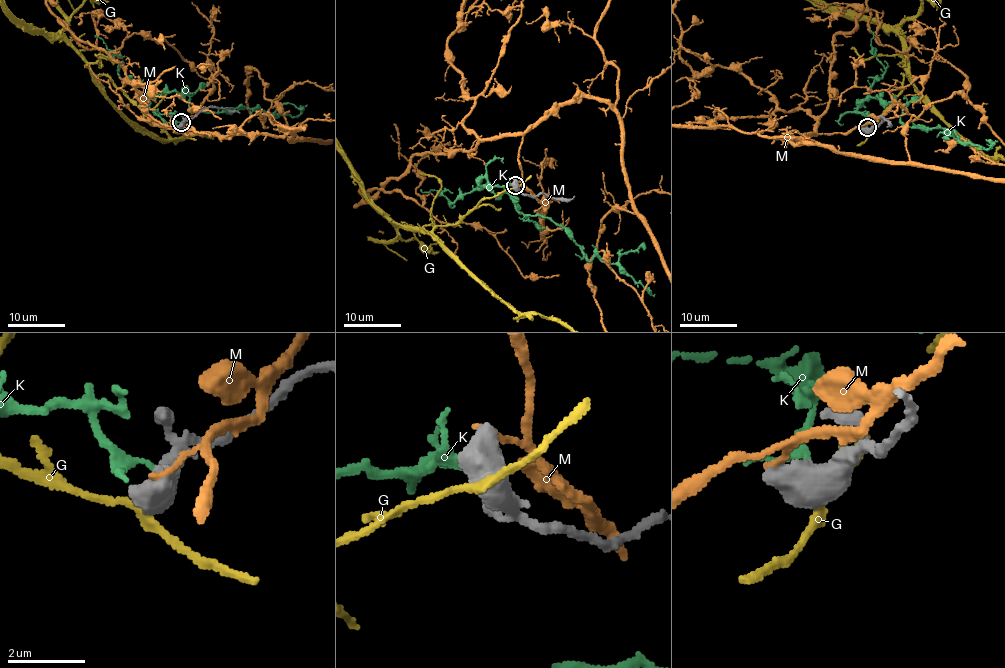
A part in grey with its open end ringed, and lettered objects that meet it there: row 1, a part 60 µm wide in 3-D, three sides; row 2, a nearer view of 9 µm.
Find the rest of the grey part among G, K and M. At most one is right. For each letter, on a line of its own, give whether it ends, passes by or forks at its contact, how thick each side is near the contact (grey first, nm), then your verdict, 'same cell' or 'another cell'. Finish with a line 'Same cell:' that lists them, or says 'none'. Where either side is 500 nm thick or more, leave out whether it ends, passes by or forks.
G: 750 nm thick on the grey side, 180 nm on the other; another cell
K: it passes by; 480 nm thick on the grey side, 110 nm on the other; same cell
M: 650 nm thick on the grey side, 140 nm on the other; another cell
Same cell: K

